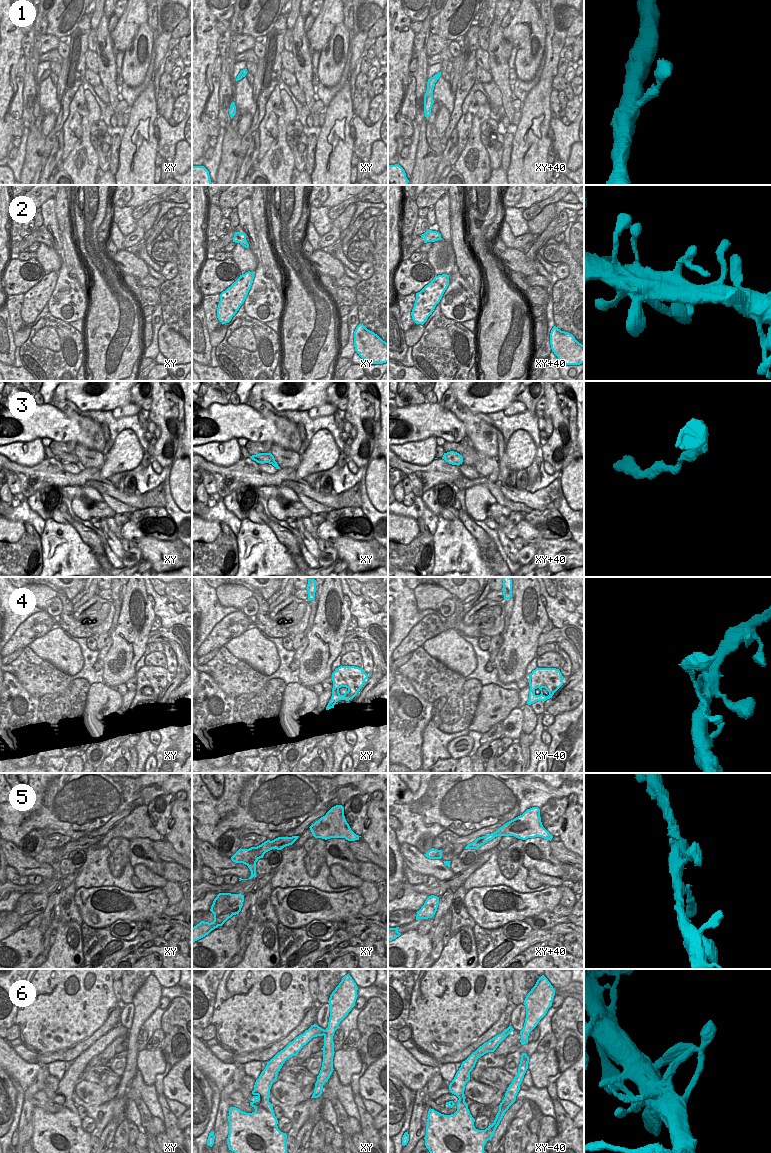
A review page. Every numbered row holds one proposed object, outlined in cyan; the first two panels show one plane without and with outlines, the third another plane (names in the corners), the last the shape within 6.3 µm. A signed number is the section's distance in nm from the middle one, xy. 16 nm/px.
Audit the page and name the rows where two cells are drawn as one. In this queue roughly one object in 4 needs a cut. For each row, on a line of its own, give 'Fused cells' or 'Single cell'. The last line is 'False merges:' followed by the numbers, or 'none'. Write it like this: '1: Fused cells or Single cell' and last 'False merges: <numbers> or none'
1: Single cell
2: Single cell
3: Single cell
4: Single cell
5: Single cell
6: Single cell
False merges: none

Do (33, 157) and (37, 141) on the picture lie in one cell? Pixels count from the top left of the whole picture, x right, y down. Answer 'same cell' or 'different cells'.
same cell

